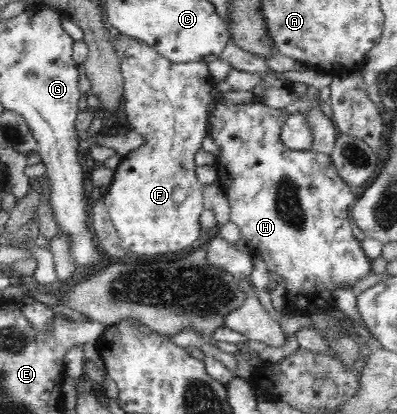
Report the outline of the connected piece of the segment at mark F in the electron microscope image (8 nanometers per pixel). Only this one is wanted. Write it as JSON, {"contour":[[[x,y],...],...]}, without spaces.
{"contour":[[[119,32],[119,38],[112,38],[113,49],[117,53],[117,59],[119,59],[119,65],[121,65],[121,74],[124,79],[124,106],[127,115],[127,122],[130,125],[130,129],[135,130],[137,133],[145,137],[146,141],[144,145],[141,145],[137,150],[130,152],[127,156],[123,156],[119,166],[114,170],[114,177],[112,183],[107,187],[107,191],[103,194],[103,203],[109,211],[109,218],[113,223],[113,226],[118,232],[121,247],[126,251],[136,252],[137,254],[146,254],[147,256],[153,256],[157,254],[165,254],[167,252],[177,252],[185,248],[189,249],[198,244],[199,232],[202,230],[202,226],[199,222],[201,213],[205,210],[203,206],[203,185],[197,181],[197,175],[195,173],[195,153],[201,148],[201,141],[203,138],[209,135],[209,115],[214,107],[214,104],[223,99],[223,93],[217,91],[217,81],[211,76],[209,72],[208,63],[204,62],[171,62],[167,60],[162,54],[159,54],[155,47],[149,46],[142,40],[131,38],[128,34]]]}

